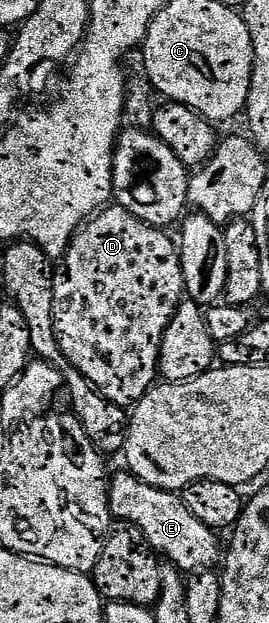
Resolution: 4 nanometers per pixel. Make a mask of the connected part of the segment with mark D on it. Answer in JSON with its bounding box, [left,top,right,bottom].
[54,207,186,407]

